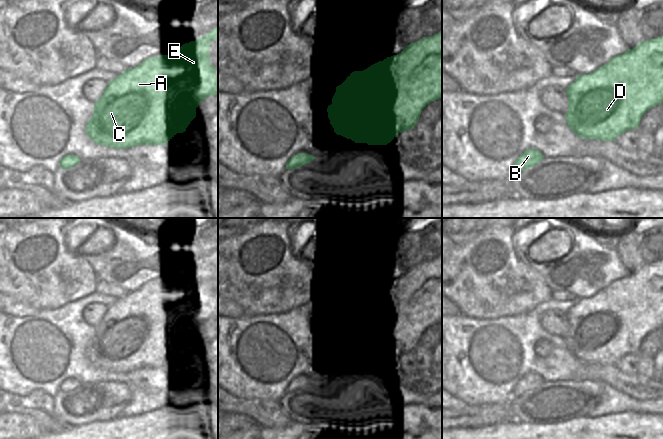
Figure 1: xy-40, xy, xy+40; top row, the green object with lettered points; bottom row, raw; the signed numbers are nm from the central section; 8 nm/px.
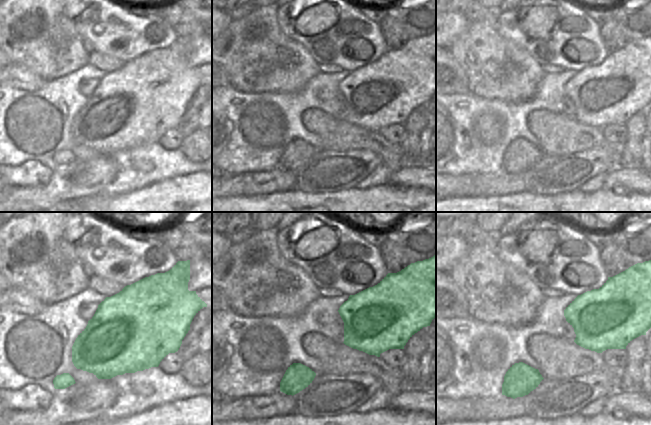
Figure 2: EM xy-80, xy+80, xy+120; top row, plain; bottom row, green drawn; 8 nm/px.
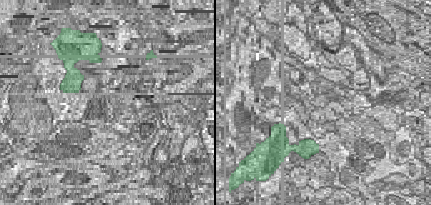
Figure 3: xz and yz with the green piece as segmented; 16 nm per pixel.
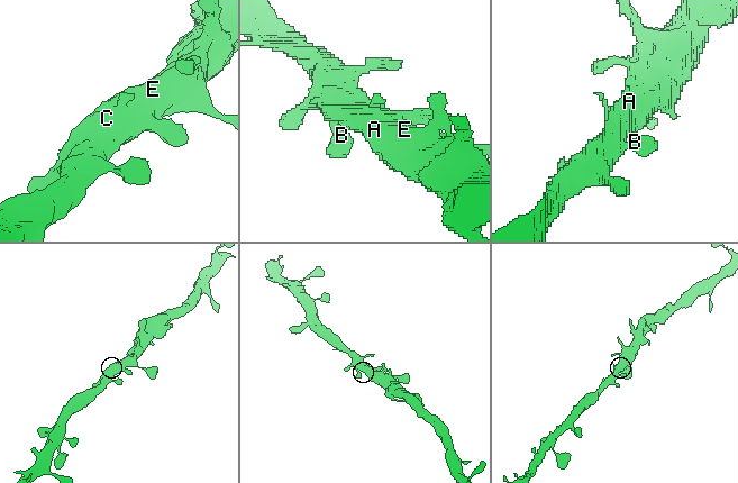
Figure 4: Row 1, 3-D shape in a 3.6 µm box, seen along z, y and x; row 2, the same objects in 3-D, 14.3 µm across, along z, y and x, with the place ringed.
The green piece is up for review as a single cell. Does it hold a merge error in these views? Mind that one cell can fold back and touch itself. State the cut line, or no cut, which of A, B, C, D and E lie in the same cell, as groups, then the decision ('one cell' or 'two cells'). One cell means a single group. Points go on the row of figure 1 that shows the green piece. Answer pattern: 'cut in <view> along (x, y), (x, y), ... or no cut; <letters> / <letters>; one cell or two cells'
no cut; A B C D E; one cell

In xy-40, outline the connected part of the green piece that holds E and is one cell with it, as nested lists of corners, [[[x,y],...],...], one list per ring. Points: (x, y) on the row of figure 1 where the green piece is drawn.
[[[218,26],[206,33],[205,37],[199,37],[195,41],[183,44],[175,53],[171,55],[161,55],[159,57],[149,57],[137,67],[126,69],[121,75],[110,81],[102,96],[94,103],[94,114],[86,124],[86,134],[99,145],[113,147],[115,149],[127,149],[138,145],[165,145],[177,133],[183,133],[190,122],[196,117],[196,108],[207,98],[218,93],[218,79],[216,78],[216,67],[210,64],[210,42],[218,38]]]

